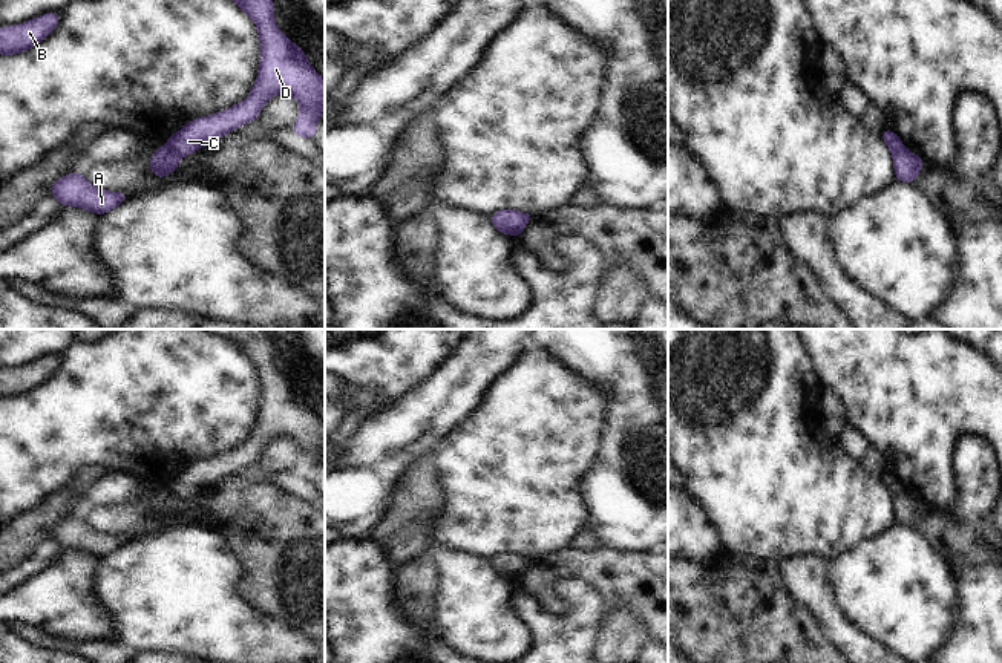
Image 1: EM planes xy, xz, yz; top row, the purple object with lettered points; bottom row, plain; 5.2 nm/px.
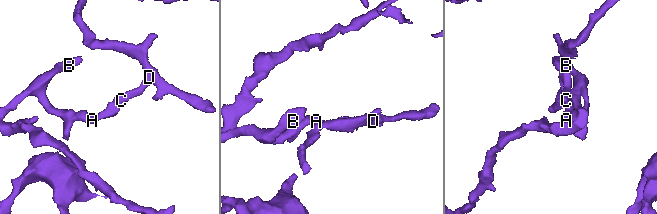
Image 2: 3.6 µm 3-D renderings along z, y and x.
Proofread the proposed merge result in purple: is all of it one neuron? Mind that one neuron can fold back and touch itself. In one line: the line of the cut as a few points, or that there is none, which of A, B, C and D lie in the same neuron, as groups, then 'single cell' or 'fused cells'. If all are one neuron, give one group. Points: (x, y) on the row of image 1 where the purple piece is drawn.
cut in xy along (166, 144), (178, 156); A B / C D; fused cells

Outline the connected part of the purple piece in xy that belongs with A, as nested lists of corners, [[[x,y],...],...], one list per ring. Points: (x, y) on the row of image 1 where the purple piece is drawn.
[[[83,171],[69,173],[55,181],[51,196],[61,205],[86,208],[95,214],[106,214],[130,198],[127,193],[100,190],[90,185]]]

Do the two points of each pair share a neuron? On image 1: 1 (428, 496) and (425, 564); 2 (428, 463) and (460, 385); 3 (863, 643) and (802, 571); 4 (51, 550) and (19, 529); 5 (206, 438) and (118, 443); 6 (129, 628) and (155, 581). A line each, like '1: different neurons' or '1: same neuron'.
1: different neurons
2: different neurons
3: same neuron
4: different neurons
5: same neuron
6: same neuron

